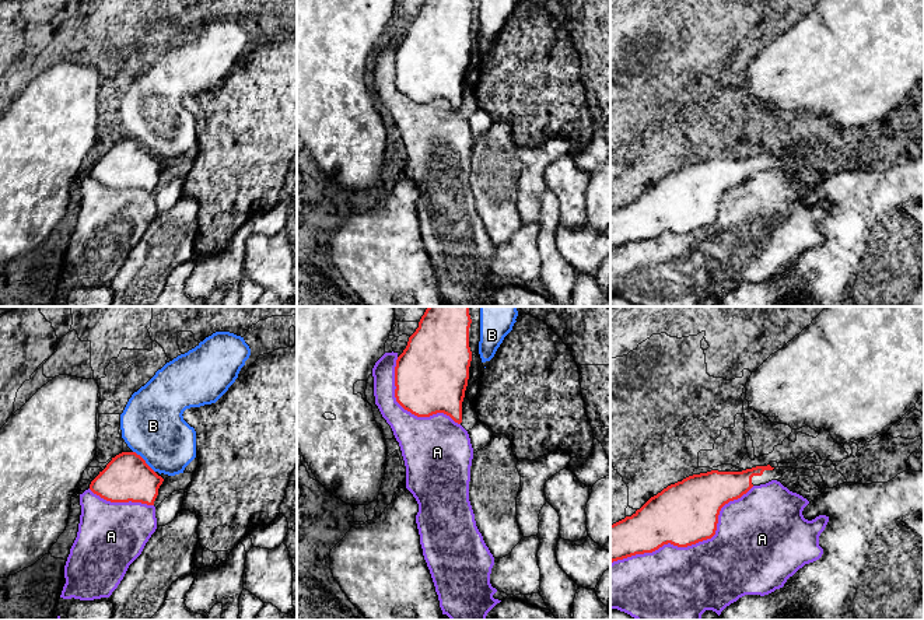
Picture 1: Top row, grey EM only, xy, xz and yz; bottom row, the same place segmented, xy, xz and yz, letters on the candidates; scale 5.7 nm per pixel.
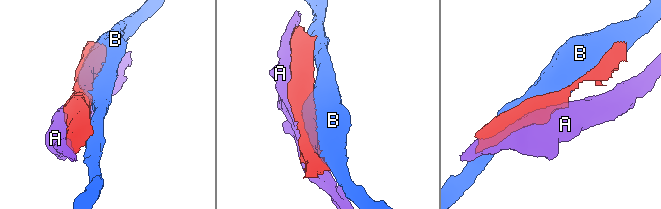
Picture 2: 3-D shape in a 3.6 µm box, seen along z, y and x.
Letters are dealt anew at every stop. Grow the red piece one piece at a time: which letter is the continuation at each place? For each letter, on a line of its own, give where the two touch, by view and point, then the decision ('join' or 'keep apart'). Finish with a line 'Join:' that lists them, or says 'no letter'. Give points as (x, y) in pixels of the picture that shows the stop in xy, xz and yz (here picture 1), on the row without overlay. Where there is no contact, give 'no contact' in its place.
A: contact yz (690, 231); keep apart
B: contact xy (144, 147); keep apart
Join: no letter

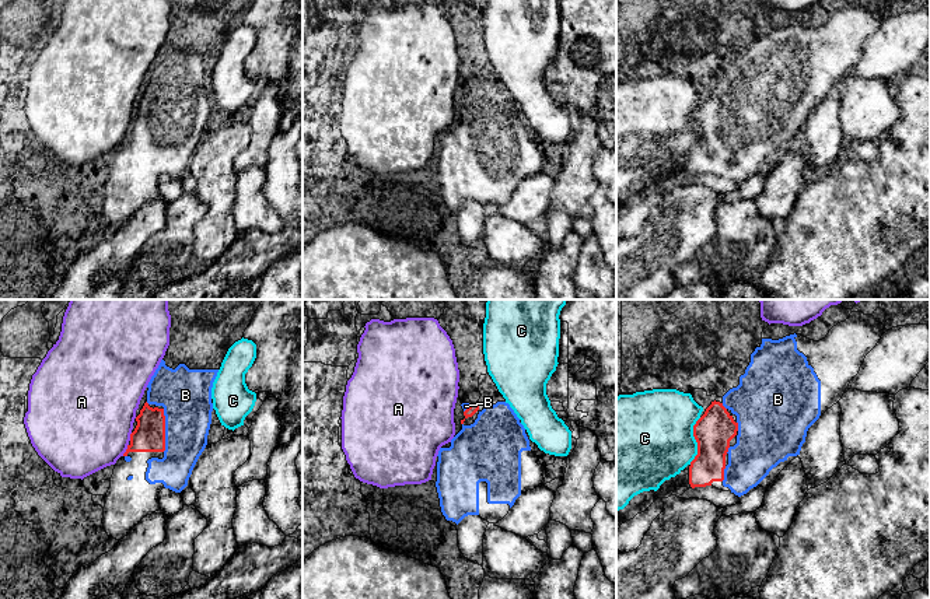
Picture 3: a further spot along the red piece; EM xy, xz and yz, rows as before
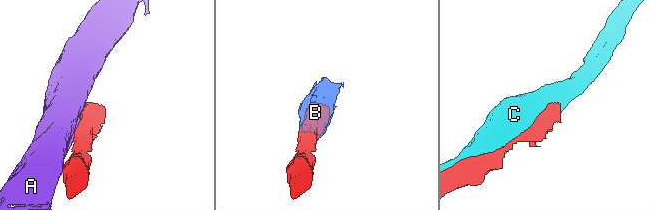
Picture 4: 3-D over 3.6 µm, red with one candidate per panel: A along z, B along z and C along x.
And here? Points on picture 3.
A: contact xy (126, 136); keep apart
B: contact xy (164, 116); join
C: contact yz (696, 128); keep apart
Join: B

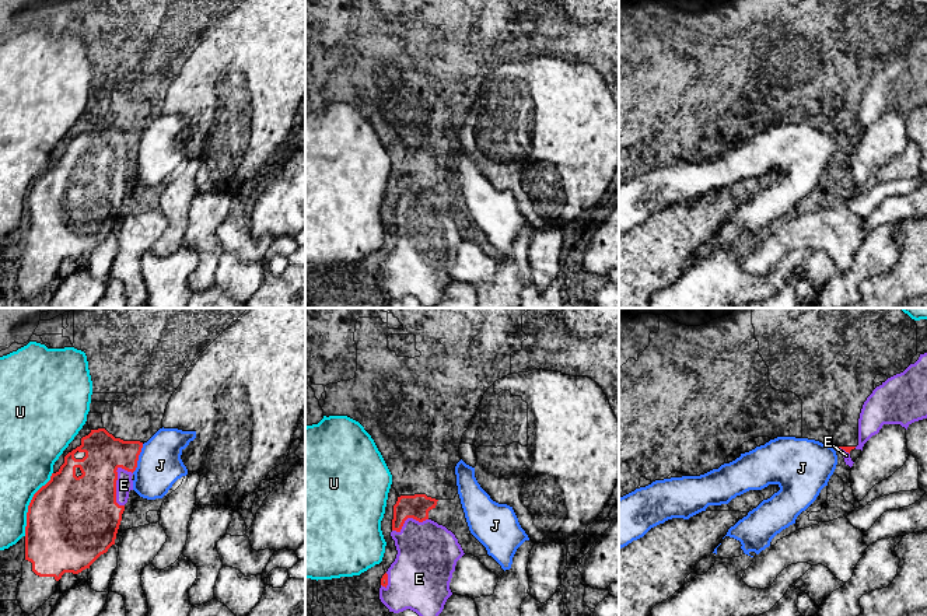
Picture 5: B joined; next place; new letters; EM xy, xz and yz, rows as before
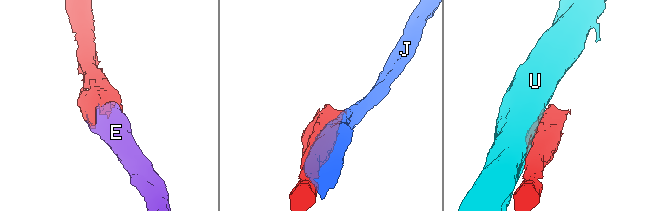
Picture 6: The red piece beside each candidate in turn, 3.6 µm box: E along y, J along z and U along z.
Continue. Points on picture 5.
E: contact xy (115, 174); join
J: contact xy (137, 144); keep apart
U: contact xy (30, 191); keep apart
Join: E

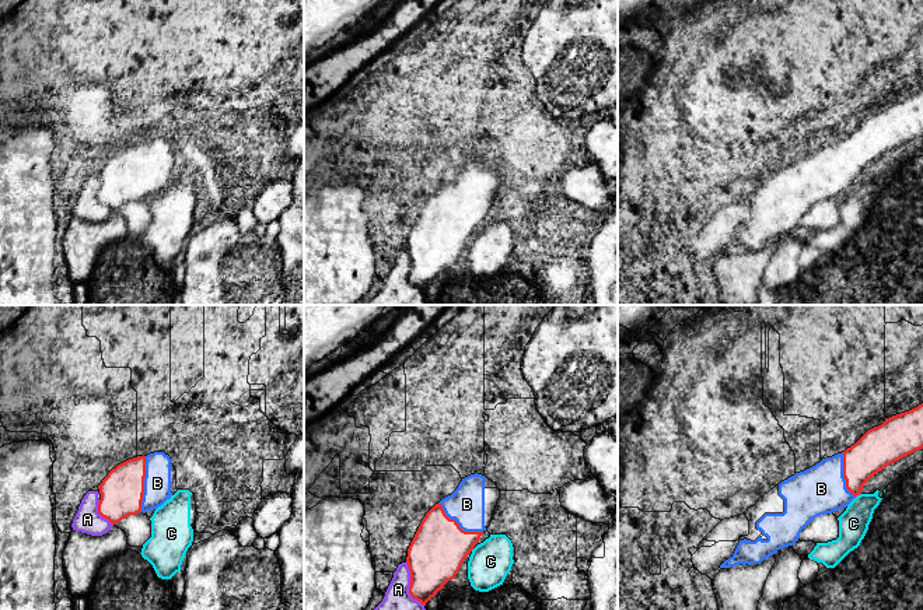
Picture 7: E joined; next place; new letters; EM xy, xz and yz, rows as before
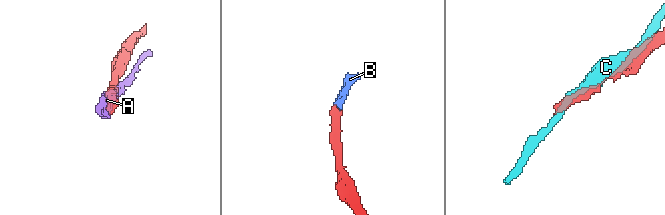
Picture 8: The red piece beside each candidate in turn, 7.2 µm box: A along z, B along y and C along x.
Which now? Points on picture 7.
A: contact xz (411, 272); keep apart
B: contact xy (143, 171); join
C: contact yz (857, 181); keep apart
Join: B

